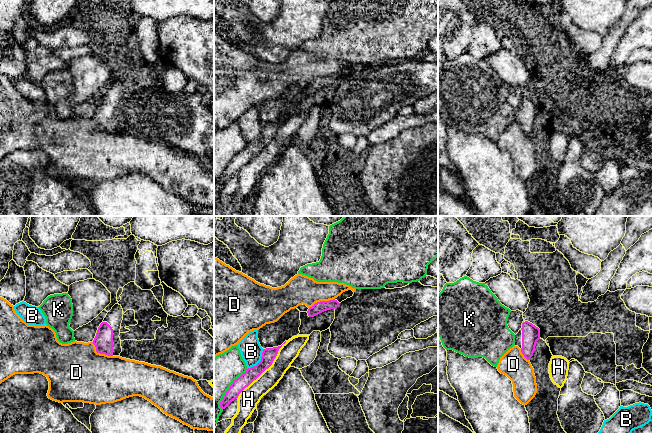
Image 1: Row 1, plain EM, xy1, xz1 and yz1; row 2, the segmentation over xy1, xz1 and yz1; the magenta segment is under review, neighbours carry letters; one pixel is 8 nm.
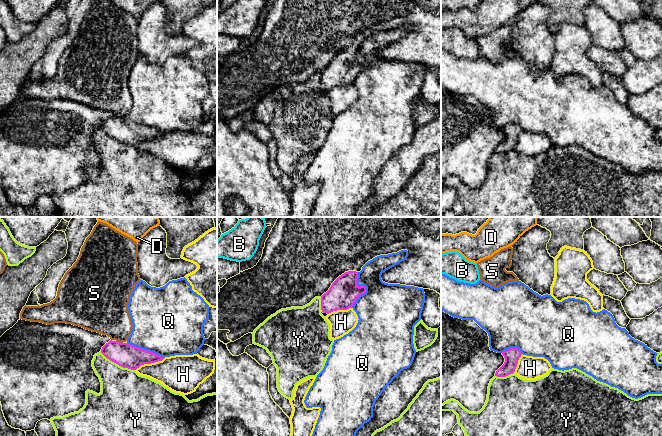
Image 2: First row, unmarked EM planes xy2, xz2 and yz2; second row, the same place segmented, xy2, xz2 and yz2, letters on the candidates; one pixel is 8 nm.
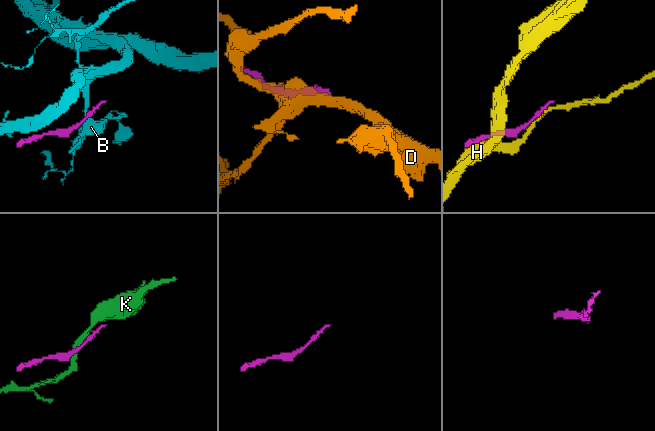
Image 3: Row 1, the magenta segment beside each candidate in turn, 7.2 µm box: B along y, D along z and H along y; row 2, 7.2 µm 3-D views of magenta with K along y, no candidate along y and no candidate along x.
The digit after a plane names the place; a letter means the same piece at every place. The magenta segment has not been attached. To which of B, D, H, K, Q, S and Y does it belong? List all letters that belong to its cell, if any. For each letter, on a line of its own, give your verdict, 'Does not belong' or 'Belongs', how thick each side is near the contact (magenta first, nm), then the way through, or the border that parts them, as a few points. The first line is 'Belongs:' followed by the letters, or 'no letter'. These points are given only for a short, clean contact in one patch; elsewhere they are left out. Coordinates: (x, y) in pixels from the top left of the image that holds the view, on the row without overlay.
Belongs: S
B: Does not belong. Thickness 110 nm (magenta) against 180 nm. Boundary: xz1 (263, 125), (261, 135), (247, 145)
D: Does not belong. Thickness 160 nm (magenta) against 460 nm. Boundary: xy1 (91, 118), (97, 128), (112, 132)
H: Does not belong. Thickness 110 nm (magenta) against 160 nm
K: Does not belong. Thickness 110 nm (magenta) against 300 nm
Q: Does not belong. Thickness 240 nm (magenta) against 460 nm. Boundary: xz2 (358, 48), (357, 60), (364, 62), (365, 67), (351, 83)
S: Belongs. Thickness 190 nm (magenta) against 320 nm. Path across: xy2 (125, 131), (119, 125), (119, 118), (119, 104), (107, 90)
Y: Does not belong. Thickness 190 nm (magenta) against 380 nm

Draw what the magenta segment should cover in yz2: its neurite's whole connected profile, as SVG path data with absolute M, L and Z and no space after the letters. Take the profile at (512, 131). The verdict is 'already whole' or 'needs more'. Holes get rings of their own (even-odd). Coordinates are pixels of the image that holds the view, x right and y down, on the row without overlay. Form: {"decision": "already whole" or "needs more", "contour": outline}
{"decision": "already whole", "contour": "M510 124L502 128L505 134L504 140L496 147L495 152L506 153L515 148L518 136L522 129L518 124Z"}

